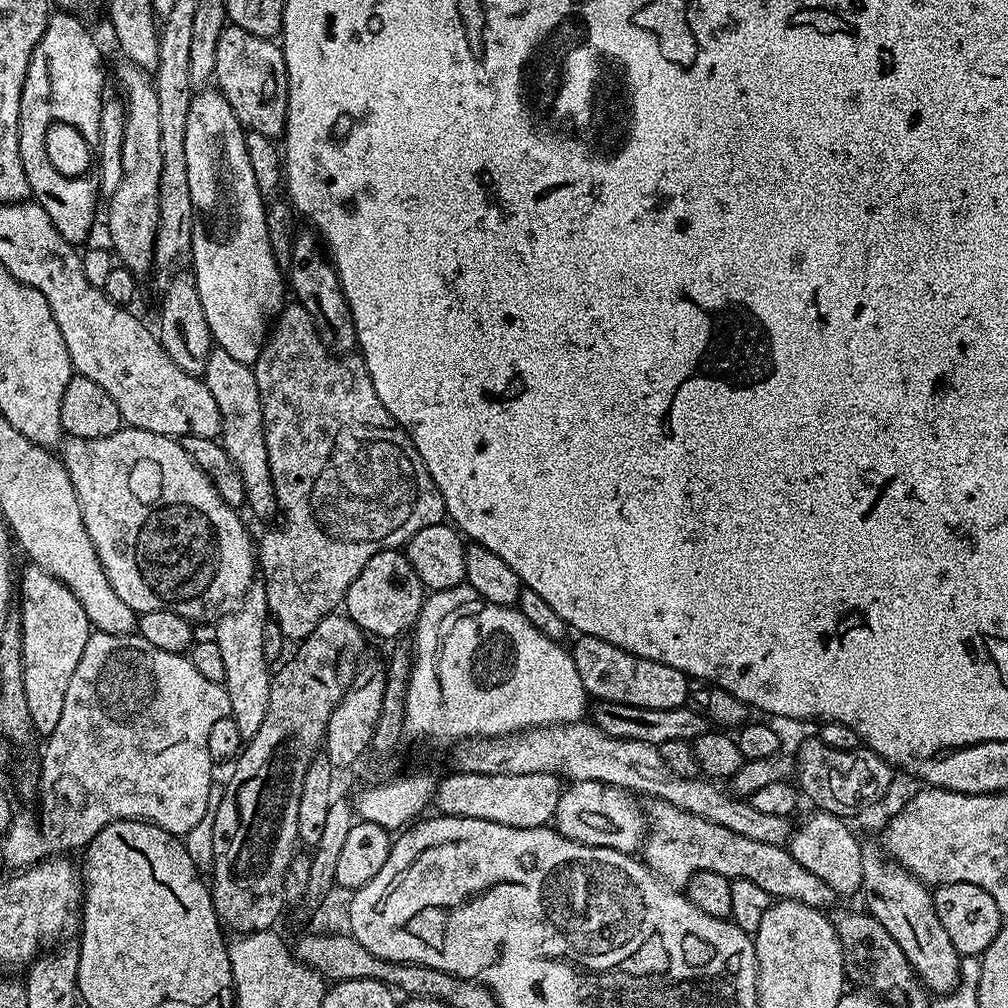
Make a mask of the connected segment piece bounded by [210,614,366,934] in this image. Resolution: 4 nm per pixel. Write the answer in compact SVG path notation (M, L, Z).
M347 615L324 616L314 626L314 630L310 630L307 638L299 641L297 648L300 649L275 669L266 718L262 726L258 726L258 734L254 734L254 738L245 743L235 761L236 769L224 784L224 797L214 818L210 891L217 918L225 929L233 928L233 933L269 931L275 925L272 923L279 918L280 911L286 907L284 879L297 851L295 848L298 848L296 835L302 782L306 779L306 770L310 770L310 762L321 751L330 714L340 705L344 690L357 667L356 659L364 648L364 640L365 633Z

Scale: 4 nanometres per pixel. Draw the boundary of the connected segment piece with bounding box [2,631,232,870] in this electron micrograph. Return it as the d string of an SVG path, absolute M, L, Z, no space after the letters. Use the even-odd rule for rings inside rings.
M93 631L86 642L86 650L82 650L82 658L78 658L78 666L74 675L70 677L70 686L66 689L66 702L62 705L62 714L58 717L58 726L43 741L45 756L40 760L40 784L38 780L38 796L40 792L40 809L36 812L36 820L28 812L17 811L12 819L12 824L7 832L3 833L4 860L12 870L31 868L33 864L39 864L41 860L59 857L61 854L72 854L77 850L87 848L88 843L106 827L119 820L146 820L150 824L157 824L162 830L166 830L172 836L183 838L194 825L206 814L206 794L208 788L214 782L212 768L214 761L210 758L206 738L210 738L210 730L214 722L221 718L231 716L230 698L223 684L210 682L188 661L187 655L179 652L167 652L158 650L158 646L150 646L146 638L139 634L106 634Z

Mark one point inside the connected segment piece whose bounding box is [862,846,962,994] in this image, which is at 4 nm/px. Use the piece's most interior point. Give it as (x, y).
(903, 903)

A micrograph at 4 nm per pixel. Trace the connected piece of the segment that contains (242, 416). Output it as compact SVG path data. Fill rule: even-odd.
M213 347L212 353L206 358L206 370L202 373L204 384L214 394L214 402L218 402L218 410L222 414L222 426L220 427L219 441L224 445L226 454L234 458L234 466L238 466L238 474L242 474L242 482L246 486L246 504L253 508L260 516L276 516L276 495L274 494L274 482L270 478L270 458L266 454L266 438L264 437L264 419L262 418L262 402L258 394L258 382L253 365L238 362L226 350Z

